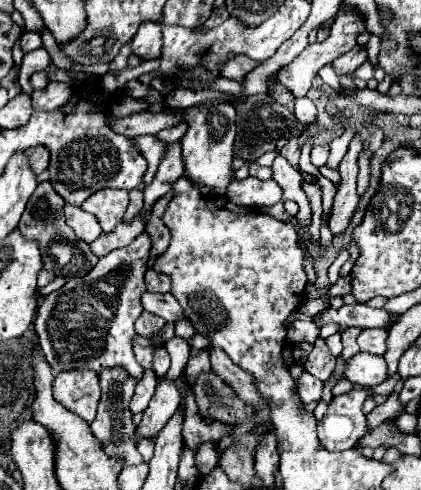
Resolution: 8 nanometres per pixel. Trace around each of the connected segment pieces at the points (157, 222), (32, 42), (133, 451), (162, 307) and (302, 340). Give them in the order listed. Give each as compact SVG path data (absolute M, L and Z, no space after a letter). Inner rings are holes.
M168 192L166 196L162 196L154 208L152 208L152 214L150 214L150 220L146 224L146 232L150 234L152 238L152 256L160 256L166 248L168 248L168 242L170 242L170 230L164 226L162 222L162 216L164 216L164 210L168 206L168 202L172 200L172 192Z
M26 30L20 38L20 46L24 52L30 52L30 50L36 50L42 46L42 40L40 40L40 34L32 34L32 30Z
M104 370L100 374L100 388L102 388L102 398L98 406L98 414L94 422L90 424L90 430L96 440L102 442L104 452L112 458L120 458L124 466L136 466L142 464L142 454L138 452L138 430L136 424L132 422L132 412L130 412L130 398L134 394L136 382L128 376L126 370Z
M144 292L142 294L142 306L146 312L152 312L160 318L164 318L166 322L178 322L178 320L186 320L182 306L176 302L176 298L166 292L166 294L152 294L152 292Z
M298 318L294 320L288 330L286 330L286 338L292 342L292 344L314 344L318 340L318 326L312 326L312 320L304 320L304 318Z

